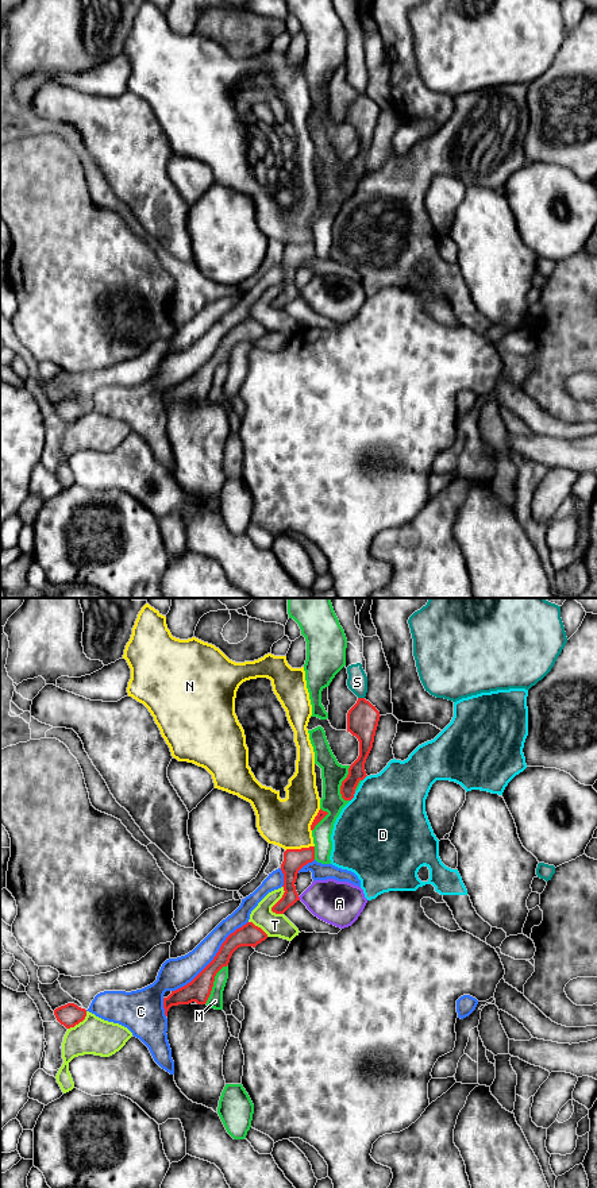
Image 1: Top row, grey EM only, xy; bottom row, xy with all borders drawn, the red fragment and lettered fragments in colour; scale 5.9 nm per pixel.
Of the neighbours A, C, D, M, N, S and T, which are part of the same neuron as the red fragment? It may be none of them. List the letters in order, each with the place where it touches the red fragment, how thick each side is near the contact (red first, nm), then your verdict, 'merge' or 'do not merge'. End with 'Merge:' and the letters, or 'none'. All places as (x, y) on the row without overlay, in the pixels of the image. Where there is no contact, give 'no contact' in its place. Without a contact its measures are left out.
A: contact xy (299, 293); calibres 130 and 260 nm; do not merge
C: contact xy (214, 354); calibres 140 and 180 nm; do not merge
D: contact xy (353, 192); calibres 100 and 500 nm; do not merge
M: contact xy (212, 378); calibres 140 and 90 nm; do not merge
N: contact xy (299, 245); calibres 130 and 280 nm; do not merge
S: contact xy (361, 93); calibres 190 and 120 nm; do not merge
T: contact xy (278, 296); calibres 120 and 140 nm; do not merge
Merge: none

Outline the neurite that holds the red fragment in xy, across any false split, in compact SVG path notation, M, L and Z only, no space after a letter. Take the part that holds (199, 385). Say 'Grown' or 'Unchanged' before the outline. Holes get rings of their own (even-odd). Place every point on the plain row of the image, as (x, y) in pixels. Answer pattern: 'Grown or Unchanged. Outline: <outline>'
Unchanged. Outline: M247 317L231 328L222 339L213 355L190 378L172 386L167 393L163 393L165 410L167 412L172 401L189 400L192 397L205 400L211 390L216 369L228 360L232 348L240 342L255 343L266 333L267 329L253 317Z

